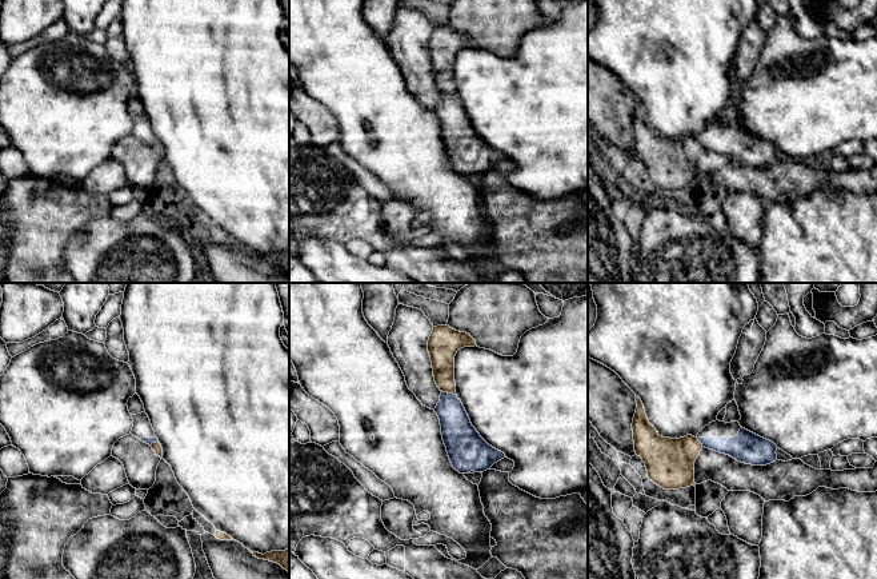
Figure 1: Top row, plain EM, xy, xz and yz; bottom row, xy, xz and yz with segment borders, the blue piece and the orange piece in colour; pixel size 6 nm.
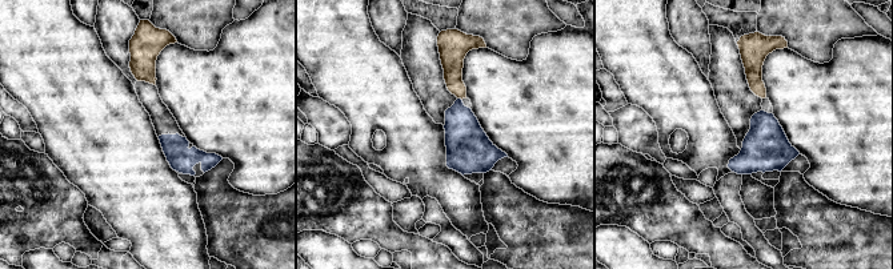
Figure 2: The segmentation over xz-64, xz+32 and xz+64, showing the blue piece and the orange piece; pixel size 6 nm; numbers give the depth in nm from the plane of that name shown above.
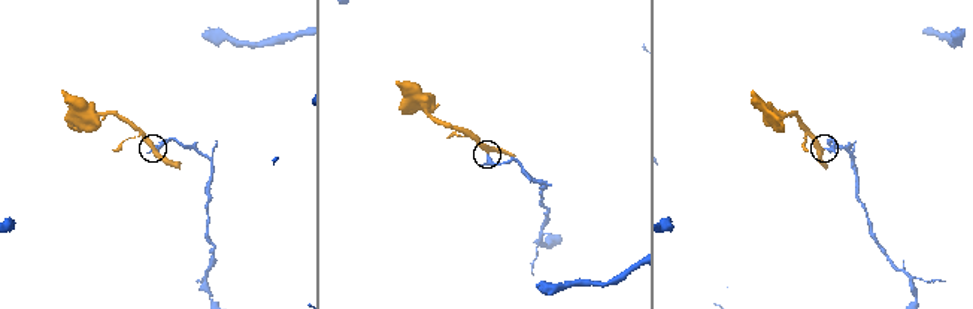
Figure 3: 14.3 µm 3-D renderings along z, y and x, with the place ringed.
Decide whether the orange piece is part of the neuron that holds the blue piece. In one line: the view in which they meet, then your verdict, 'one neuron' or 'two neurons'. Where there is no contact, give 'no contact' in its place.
contact in xz; two neurons

